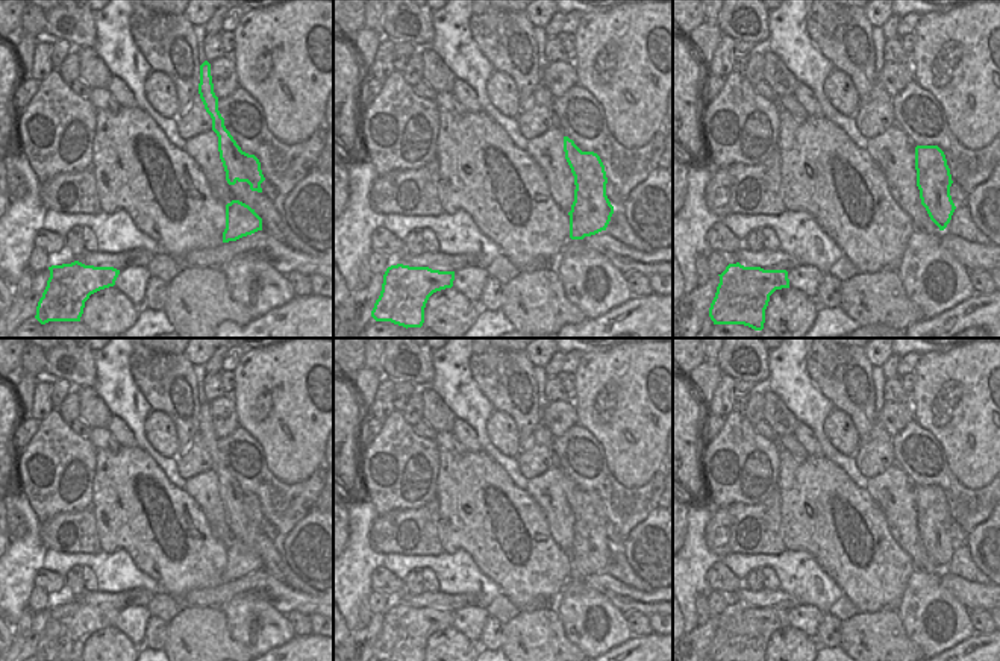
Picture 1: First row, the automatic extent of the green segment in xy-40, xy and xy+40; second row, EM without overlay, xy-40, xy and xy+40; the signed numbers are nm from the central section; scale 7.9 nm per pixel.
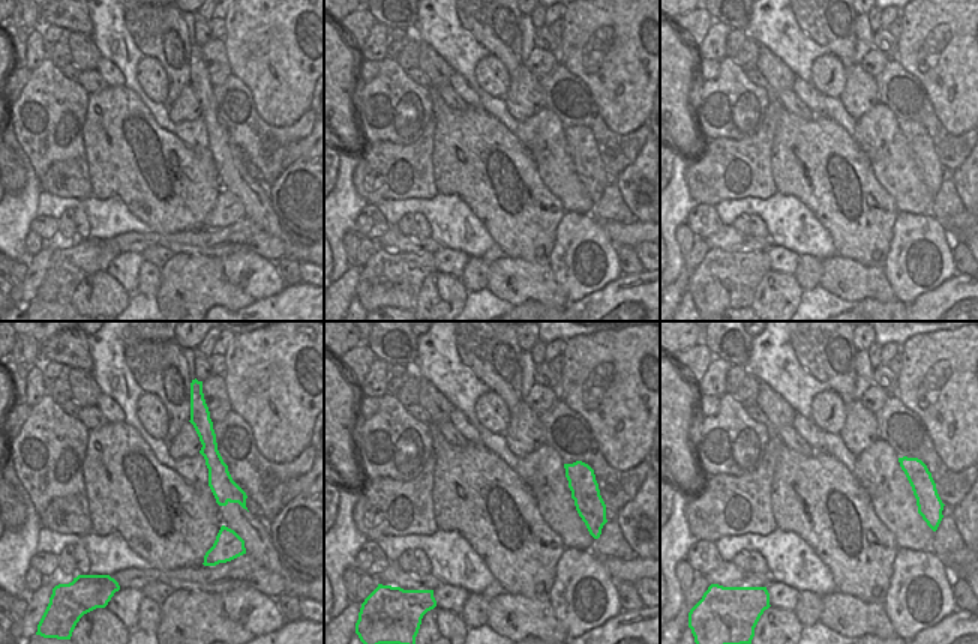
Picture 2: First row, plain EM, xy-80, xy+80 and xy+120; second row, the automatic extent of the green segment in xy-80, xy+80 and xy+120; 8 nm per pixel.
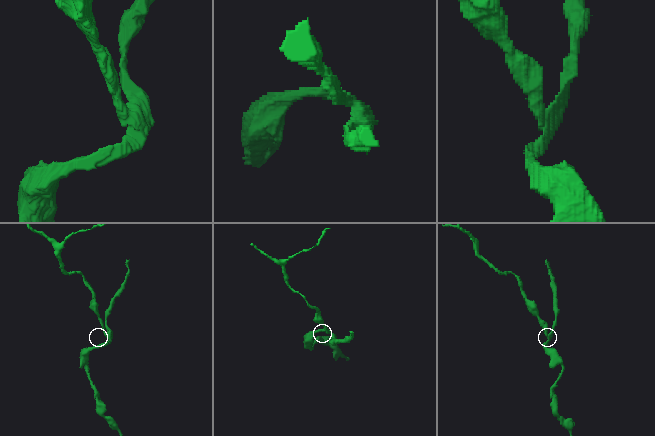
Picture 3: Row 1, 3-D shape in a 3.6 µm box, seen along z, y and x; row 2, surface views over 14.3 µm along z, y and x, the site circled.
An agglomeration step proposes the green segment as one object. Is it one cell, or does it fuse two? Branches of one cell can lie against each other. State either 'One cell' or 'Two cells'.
Two cells

